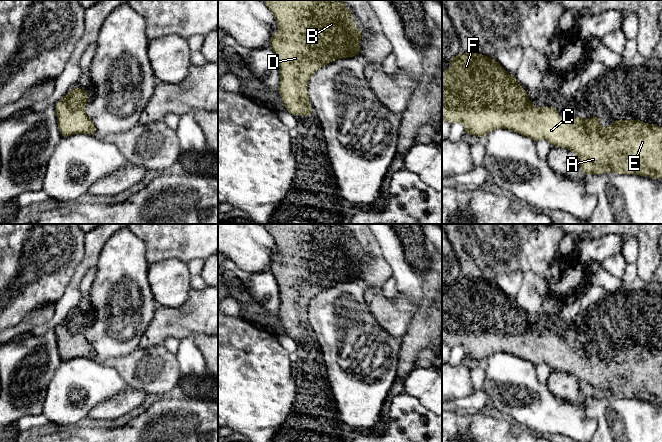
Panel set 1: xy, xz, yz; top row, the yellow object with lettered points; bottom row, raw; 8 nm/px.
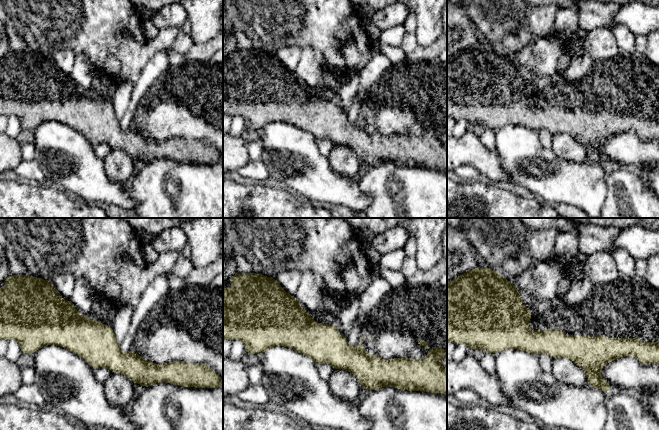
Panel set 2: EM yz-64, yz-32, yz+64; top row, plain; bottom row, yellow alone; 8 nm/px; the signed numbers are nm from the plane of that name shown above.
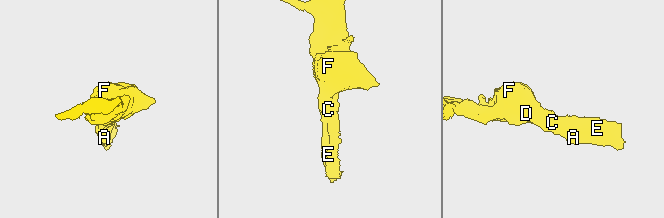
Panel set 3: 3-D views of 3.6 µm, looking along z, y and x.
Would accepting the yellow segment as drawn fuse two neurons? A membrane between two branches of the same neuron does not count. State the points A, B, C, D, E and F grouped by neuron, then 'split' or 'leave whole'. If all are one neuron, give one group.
A B C D E F | leave whole

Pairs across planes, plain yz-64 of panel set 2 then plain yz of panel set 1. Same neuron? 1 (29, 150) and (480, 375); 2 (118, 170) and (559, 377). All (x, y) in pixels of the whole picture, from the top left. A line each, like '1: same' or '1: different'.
1: same
2: same

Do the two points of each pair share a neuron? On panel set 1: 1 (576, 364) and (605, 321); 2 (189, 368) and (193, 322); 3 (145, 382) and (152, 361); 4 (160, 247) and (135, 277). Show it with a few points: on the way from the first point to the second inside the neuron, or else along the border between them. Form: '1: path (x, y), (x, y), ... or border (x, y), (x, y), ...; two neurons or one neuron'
1: path (586, 353), (588, 347), (594, 341), (594, 332); one neuron
2: border (194, 336), (186, 336), (179, 340); two neurons
3: path (150, 377), (152, 375), (152, 366); one neuron
4: border (141, 240), (145, 246), (145, 259), (149, 265); two neurons

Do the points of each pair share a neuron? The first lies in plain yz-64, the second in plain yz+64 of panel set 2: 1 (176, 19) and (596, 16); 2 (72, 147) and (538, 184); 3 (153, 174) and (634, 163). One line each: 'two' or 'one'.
1: one
2: one
3: two

